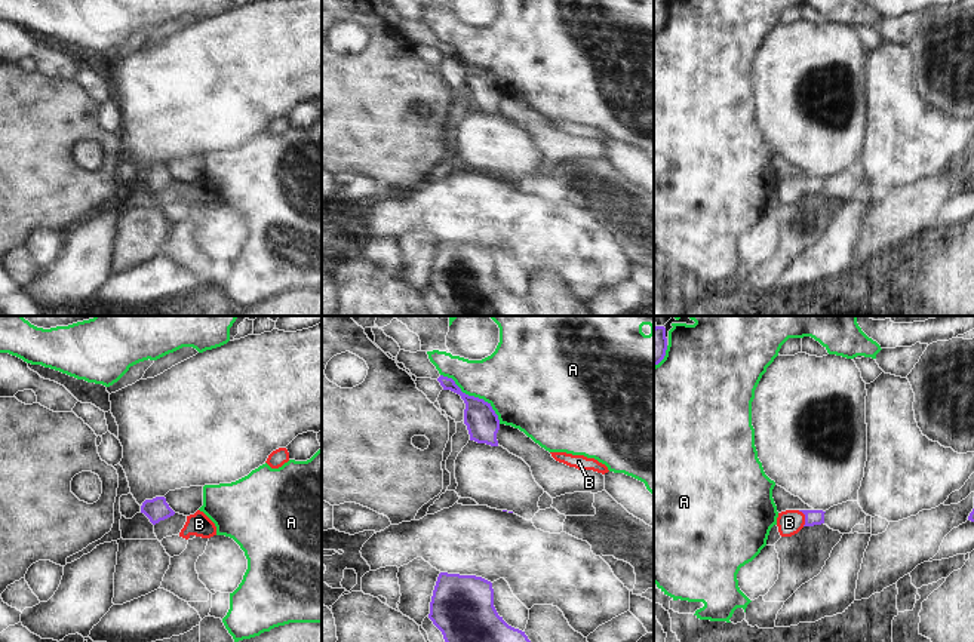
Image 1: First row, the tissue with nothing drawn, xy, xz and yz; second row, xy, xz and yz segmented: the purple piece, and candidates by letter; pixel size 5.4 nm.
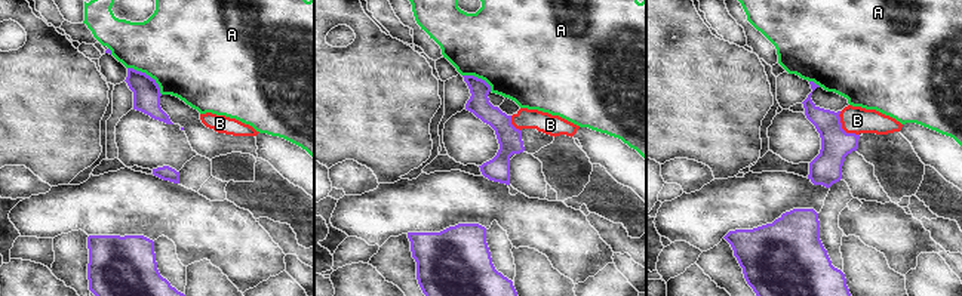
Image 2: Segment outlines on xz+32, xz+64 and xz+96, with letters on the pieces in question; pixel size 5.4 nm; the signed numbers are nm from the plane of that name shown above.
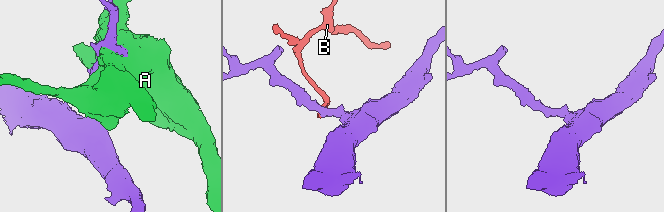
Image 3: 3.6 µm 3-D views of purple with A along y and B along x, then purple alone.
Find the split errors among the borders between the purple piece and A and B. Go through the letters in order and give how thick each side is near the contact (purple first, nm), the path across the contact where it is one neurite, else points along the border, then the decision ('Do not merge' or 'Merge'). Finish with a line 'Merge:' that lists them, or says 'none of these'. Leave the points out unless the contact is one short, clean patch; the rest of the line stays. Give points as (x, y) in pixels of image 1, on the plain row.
A: Thickness 180 nm (purple) against 380 nm. Do not merge
B: Thickness 80 nm (purple) against 140 nm. Path across: yz (813, 186), (805, 186), (789, 190). Merge
Merge: B.

